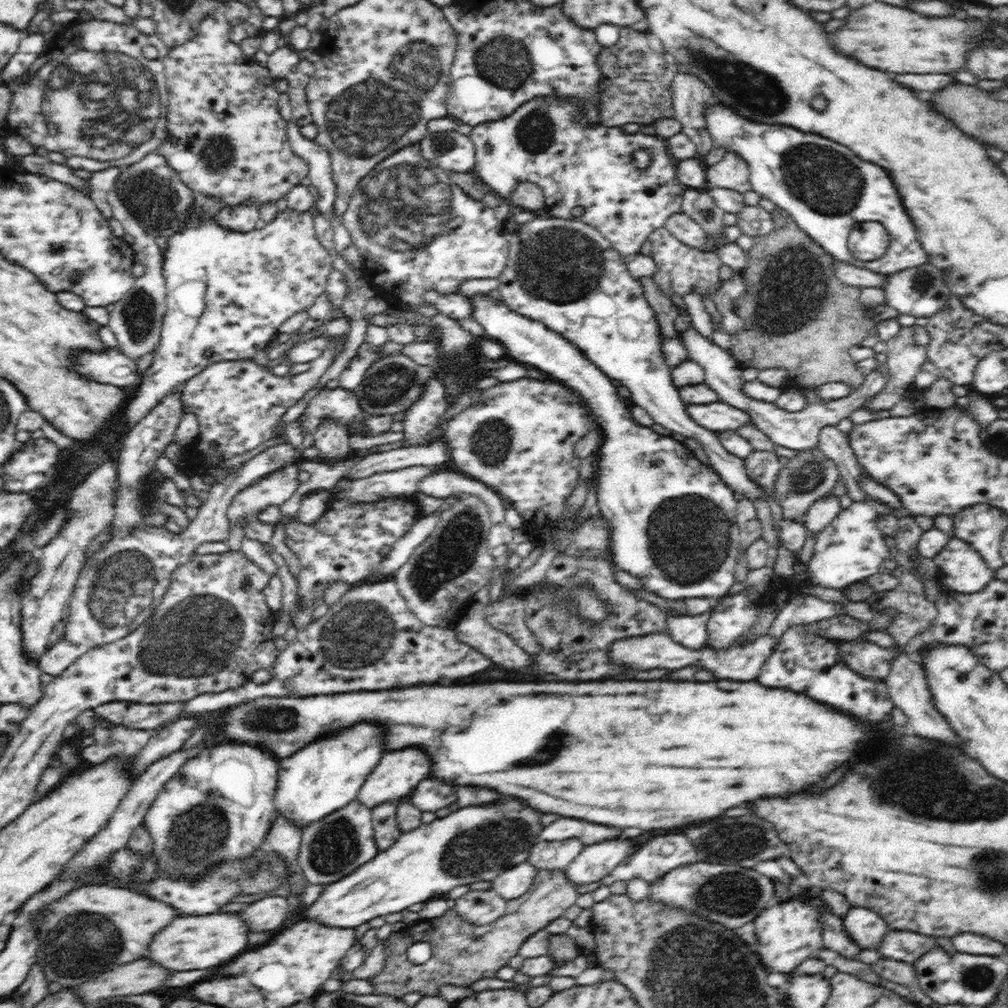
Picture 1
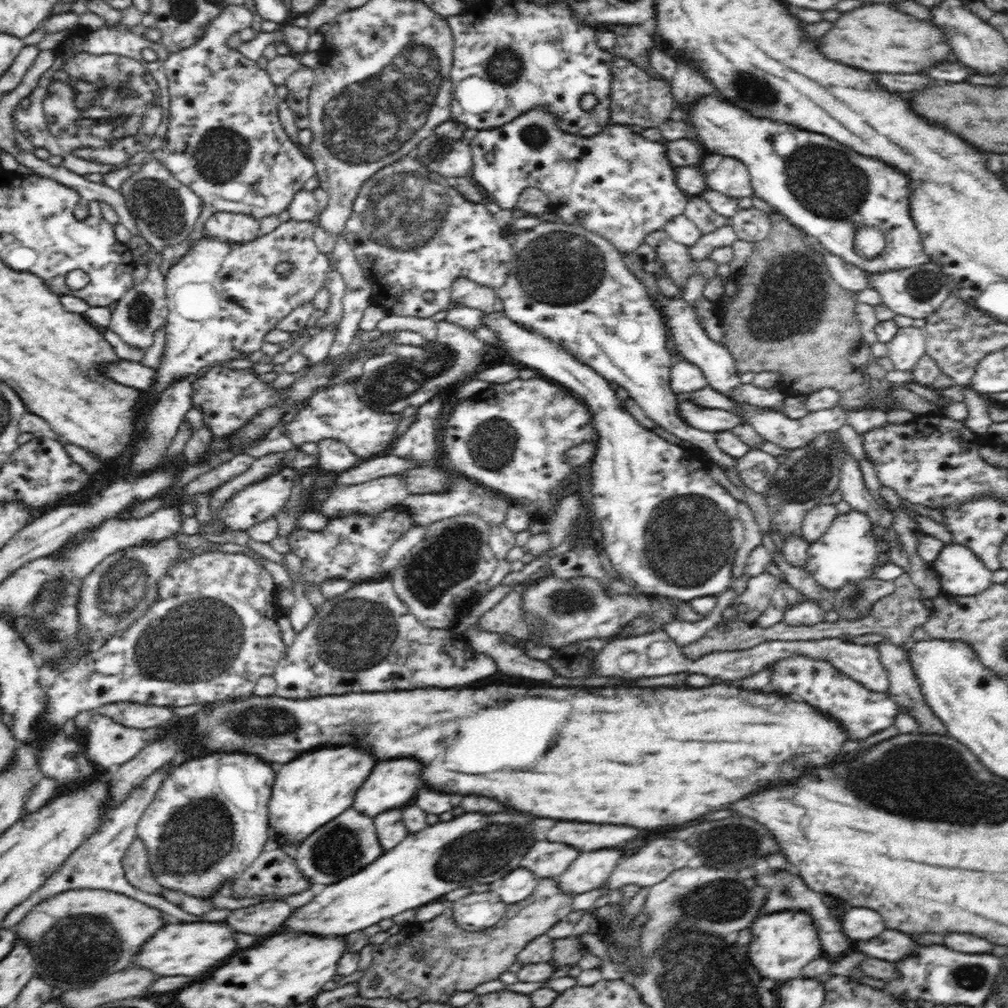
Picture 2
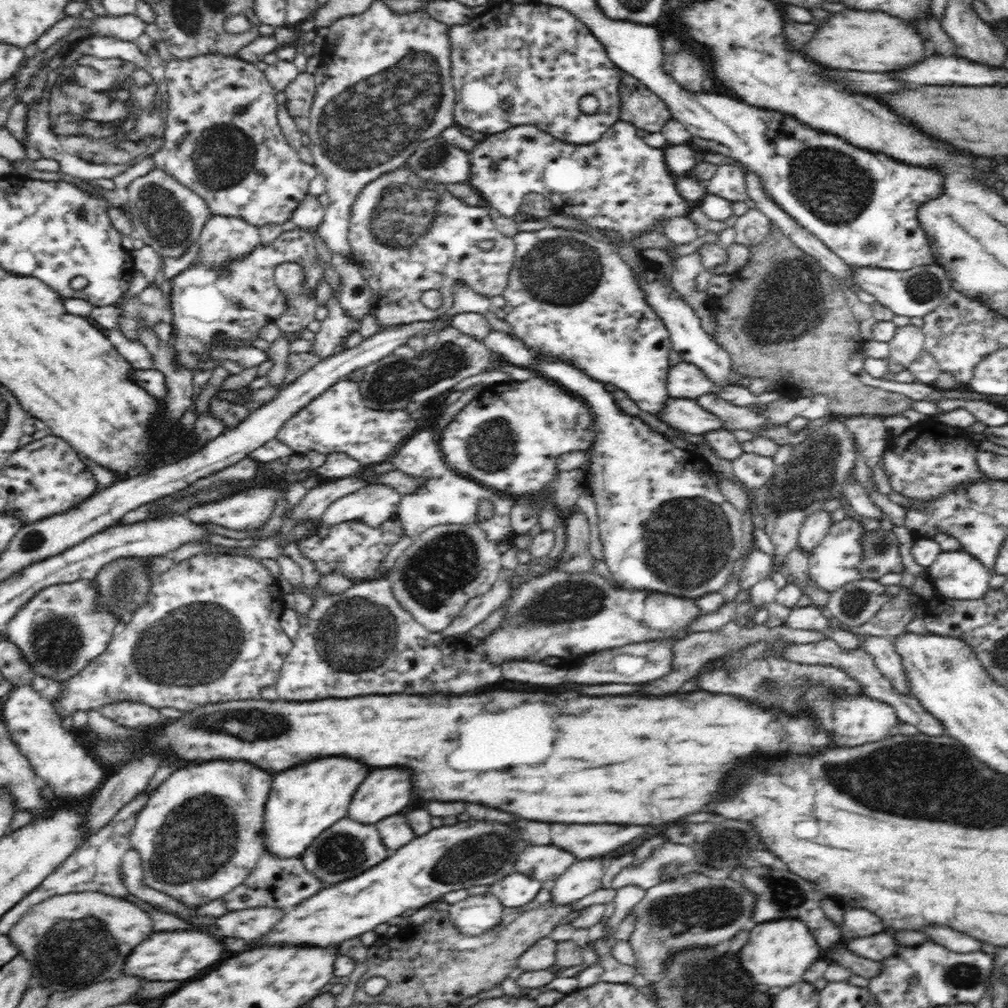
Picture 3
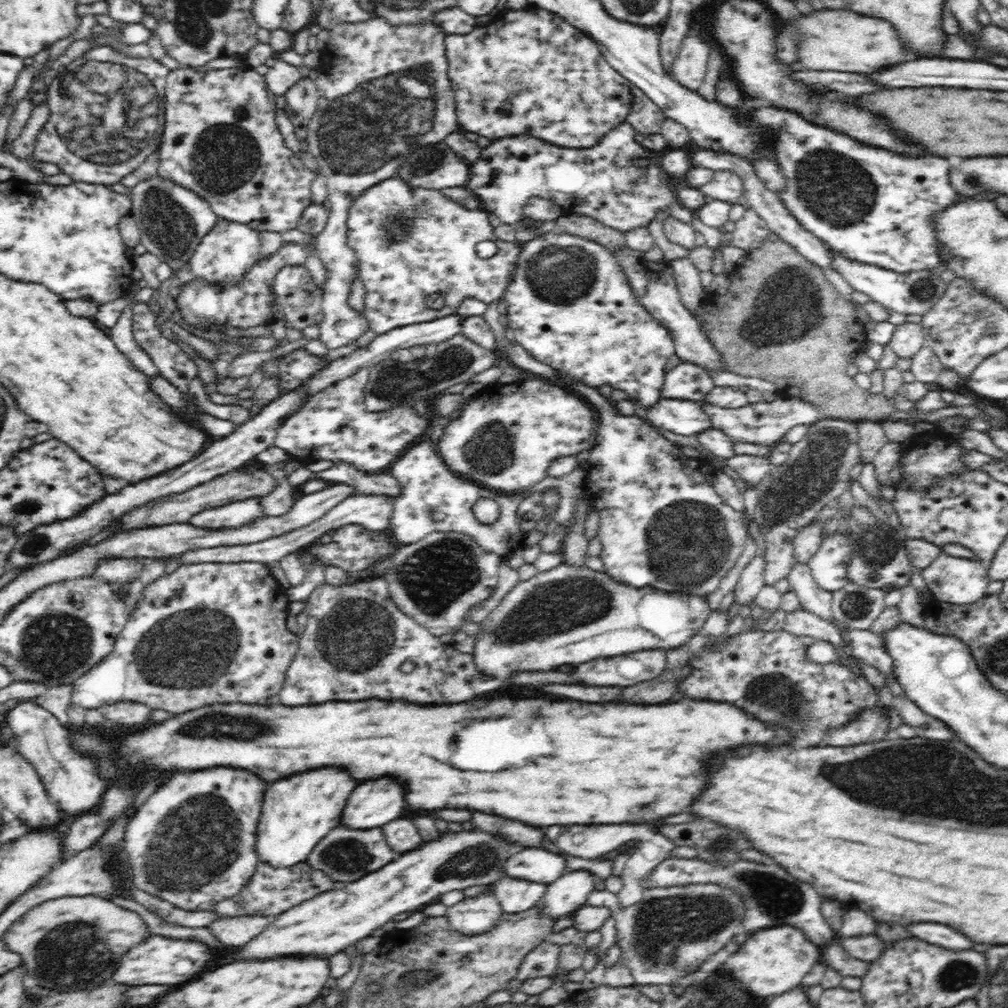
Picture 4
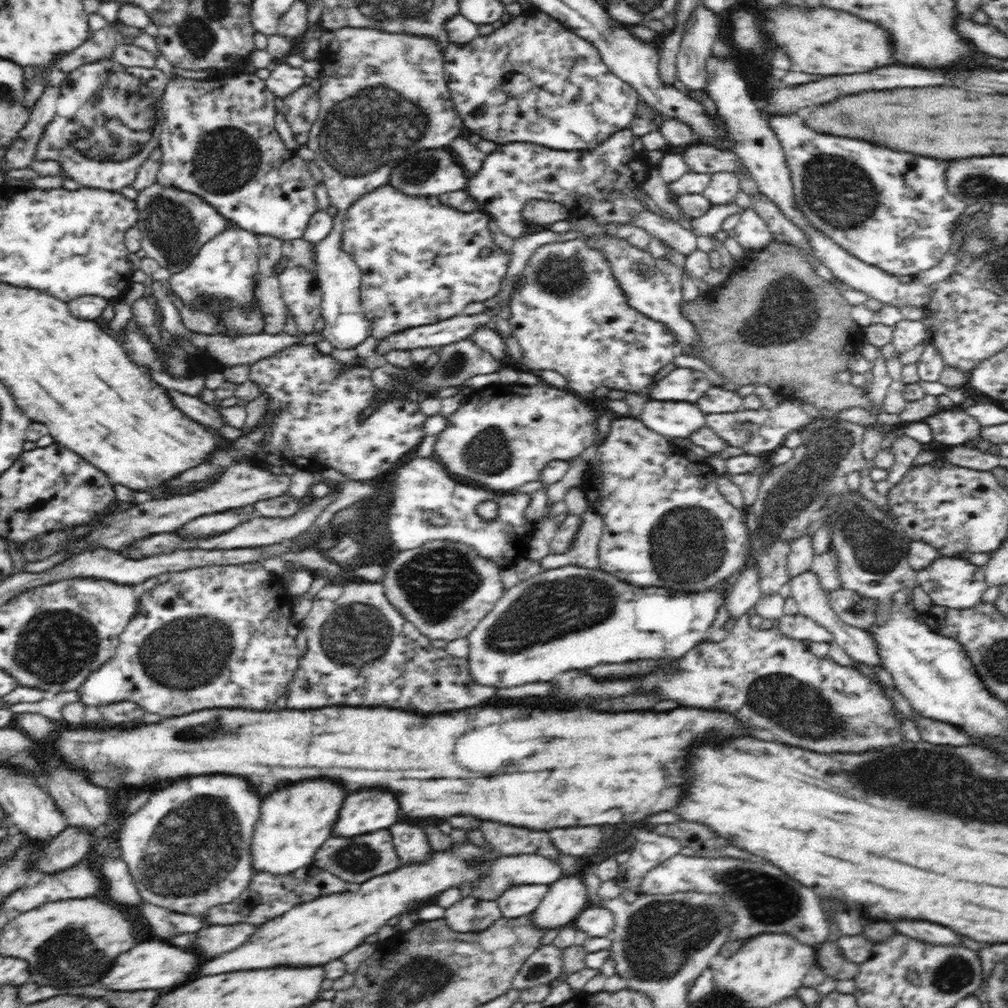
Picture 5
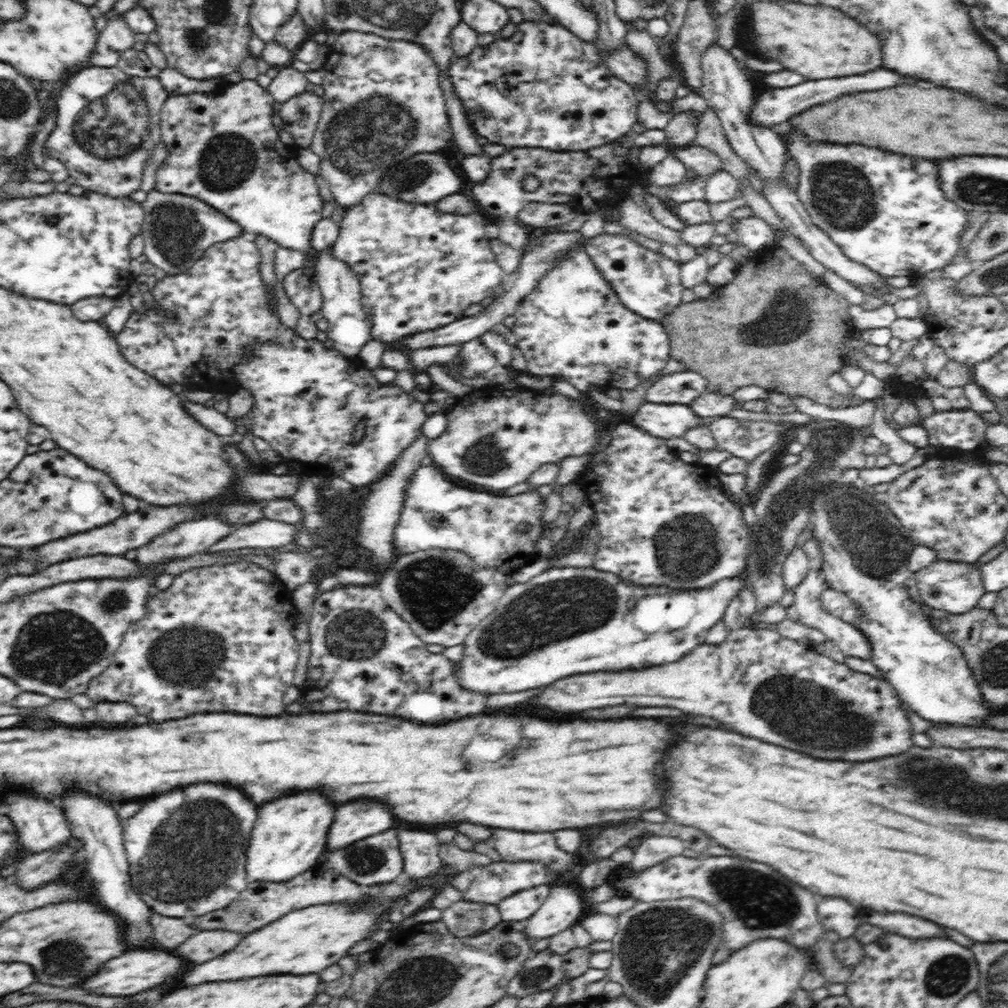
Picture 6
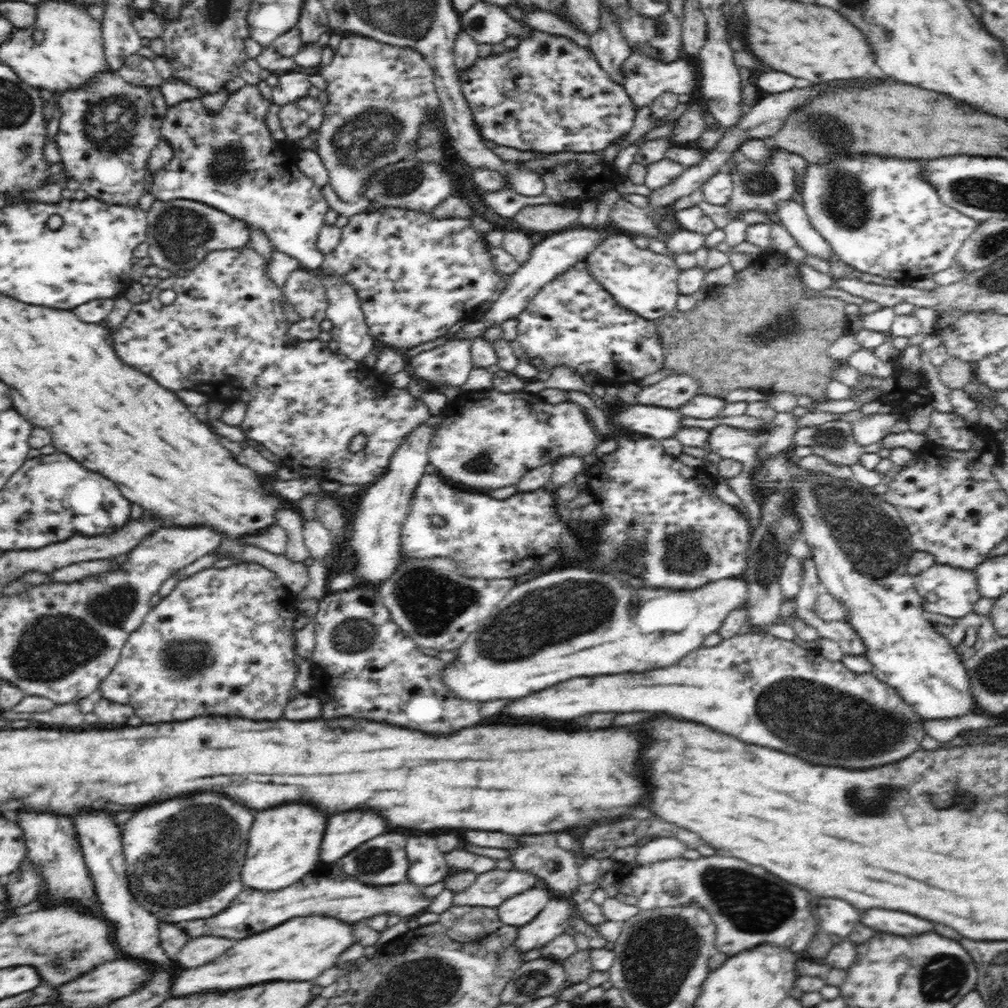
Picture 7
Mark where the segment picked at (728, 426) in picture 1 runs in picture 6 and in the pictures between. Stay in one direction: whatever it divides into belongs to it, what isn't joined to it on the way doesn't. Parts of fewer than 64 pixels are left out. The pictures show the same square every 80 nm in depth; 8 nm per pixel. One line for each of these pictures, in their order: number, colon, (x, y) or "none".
2: (711, 420)
3: (684, 414)
4: (686, 417)
5: (671, 419)
6: (663, 420)

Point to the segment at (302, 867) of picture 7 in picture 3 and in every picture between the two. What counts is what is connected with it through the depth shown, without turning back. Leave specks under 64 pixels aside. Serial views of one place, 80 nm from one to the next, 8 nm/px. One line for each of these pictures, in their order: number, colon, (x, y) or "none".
3: (303, 802)
4: (298, 812)
5: (295, 821)
6: (290, 834)

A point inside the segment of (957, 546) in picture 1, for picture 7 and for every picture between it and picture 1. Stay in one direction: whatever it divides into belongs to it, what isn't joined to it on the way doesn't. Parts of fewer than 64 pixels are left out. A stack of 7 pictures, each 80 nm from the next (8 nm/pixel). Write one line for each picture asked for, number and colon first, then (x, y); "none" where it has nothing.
2: (961, 573)
3: (957, 575)
4: (958, 581)
5: (951, 582)
6: (955, 587)
7: (947, 590)

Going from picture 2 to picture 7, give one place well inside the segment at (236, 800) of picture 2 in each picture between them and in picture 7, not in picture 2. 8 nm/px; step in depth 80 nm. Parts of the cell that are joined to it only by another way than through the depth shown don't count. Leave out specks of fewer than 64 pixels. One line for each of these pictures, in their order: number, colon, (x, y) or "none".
3: (176, 834)
4: (180, 844)
5: (191, 842)
6: (185, 848)
7: (172, 849)

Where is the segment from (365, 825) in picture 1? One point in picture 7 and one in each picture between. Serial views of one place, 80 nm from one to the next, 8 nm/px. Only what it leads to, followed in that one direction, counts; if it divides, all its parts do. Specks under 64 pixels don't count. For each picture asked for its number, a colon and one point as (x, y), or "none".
2: (348, 843)
3: (348, 848)
4: (345, 855)
5: (355, 860)
6: (377, 860)
7: (382, 862)

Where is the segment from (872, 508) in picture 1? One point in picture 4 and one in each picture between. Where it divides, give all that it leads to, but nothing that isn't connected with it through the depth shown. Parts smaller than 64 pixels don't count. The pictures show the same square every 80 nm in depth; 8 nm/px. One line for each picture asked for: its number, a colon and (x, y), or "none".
2: (847, 552)
3: (834, 562)
4: (829, 565)

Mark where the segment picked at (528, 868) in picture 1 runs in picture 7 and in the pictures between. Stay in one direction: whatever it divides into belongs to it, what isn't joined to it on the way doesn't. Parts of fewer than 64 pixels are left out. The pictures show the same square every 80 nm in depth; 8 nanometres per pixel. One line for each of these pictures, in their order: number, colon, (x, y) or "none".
2: (517, 885)
3: (516, 890)
4: (515, 895)
5: (522, 900)
6: (518, 907)
7: (520, 909)

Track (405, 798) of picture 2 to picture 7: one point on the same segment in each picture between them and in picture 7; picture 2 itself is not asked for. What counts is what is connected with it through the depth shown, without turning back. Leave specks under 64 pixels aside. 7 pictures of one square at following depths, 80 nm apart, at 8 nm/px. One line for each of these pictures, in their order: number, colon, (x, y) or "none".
3: (385, 792)
4: (376, 802)
5: (370, 810)
6: (357, 820)
7: (345, 832)

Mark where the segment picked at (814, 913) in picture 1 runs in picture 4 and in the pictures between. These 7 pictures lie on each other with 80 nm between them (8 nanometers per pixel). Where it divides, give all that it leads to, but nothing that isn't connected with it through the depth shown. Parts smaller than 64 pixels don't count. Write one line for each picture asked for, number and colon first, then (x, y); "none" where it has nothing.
2: (782, 944)
3: (778, 953)
4: (773, 961)

